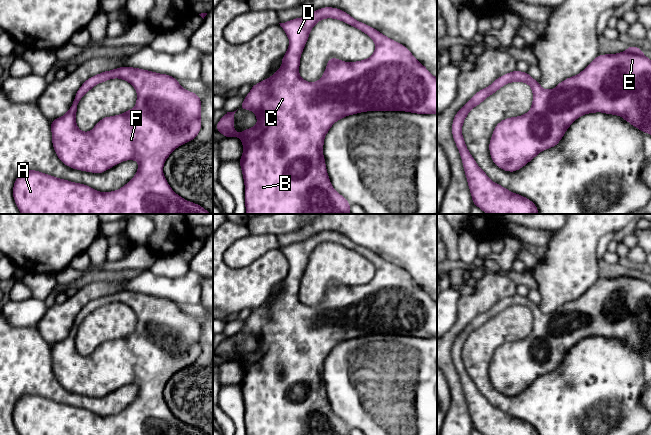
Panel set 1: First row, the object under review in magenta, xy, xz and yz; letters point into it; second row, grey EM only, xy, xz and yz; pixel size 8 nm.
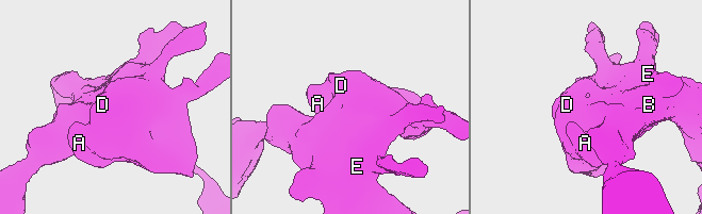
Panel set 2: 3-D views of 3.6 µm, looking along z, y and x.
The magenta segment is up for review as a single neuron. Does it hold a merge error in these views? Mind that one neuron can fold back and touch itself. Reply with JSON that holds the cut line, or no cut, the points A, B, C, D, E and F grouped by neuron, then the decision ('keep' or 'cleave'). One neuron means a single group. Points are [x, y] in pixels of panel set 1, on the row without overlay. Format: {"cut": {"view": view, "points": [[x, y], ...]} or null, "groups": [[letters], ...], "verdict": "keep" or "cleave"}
{"cut": null, "groups": [["A", "B", "C", "D", "E", "F"]], "verdict": "keep"}

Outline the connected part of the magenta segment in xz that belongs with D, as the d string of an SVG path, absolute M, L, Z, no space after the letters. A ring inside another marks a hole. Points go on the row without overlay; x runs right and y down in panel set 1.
M324 231L302 242L279 248L289 262L282 290L269 302L254 308L239 332L253 335L257 348L237 357L234 354L234 335L227 336L216 349L216 354L222 359L227 362L239 361L243 367L239 386L245 409L246 435L350 435L351 428L334 414L327 397L323 370L329 353L341 342L367 335L437 338L437 302L404 269L357 245L341 233ZM327 242L343 245L367 258L375 267L375 275L368 283L356 286L344 286L332 281L327 286L323 300L316 306L307 306L299 299L301 278L311 253L321 243Z

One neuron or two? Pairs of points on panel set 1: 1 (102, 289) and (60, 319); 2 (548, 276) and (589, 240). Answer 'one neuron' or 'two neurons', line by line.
1: one neuron
2: one neuron

